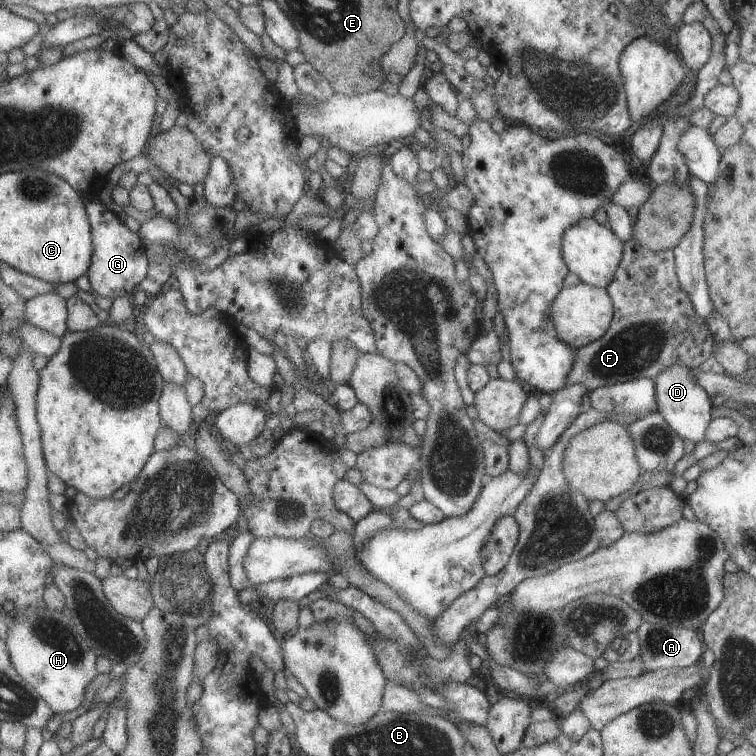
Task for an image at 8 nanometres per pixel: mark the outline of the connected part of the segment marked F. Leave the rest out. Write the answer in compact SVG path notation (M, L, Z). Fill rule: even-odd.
M633 239L626 240L622 243L622 255L612 281L605 289L612 300L611 322L601 338L577 349L565 385L583 385L592 391L597 387L639 377L655 378L660 370L675 363L693 369L711 360L714 338L707 328L706 320L695 312L689 296L678 283L672 250L653 252L639 246Z

